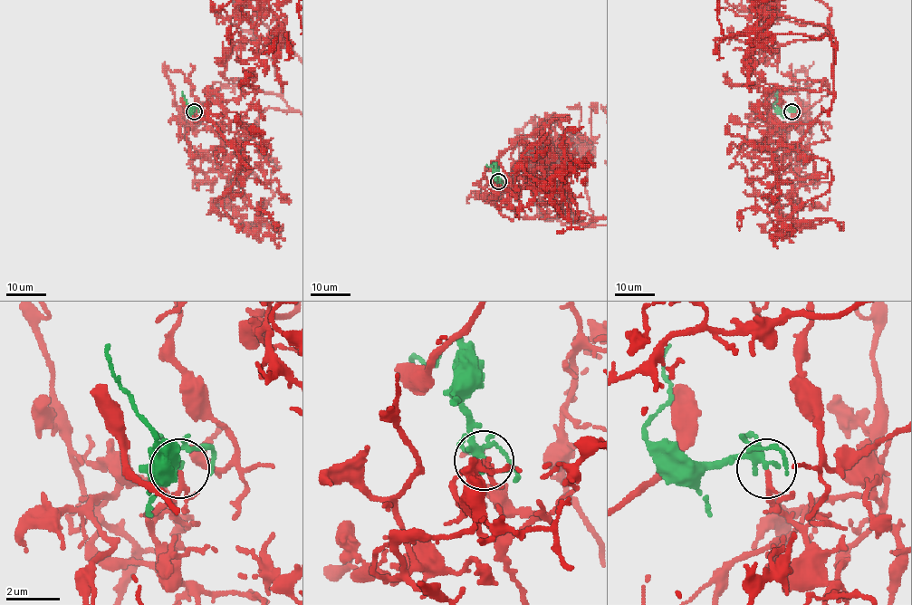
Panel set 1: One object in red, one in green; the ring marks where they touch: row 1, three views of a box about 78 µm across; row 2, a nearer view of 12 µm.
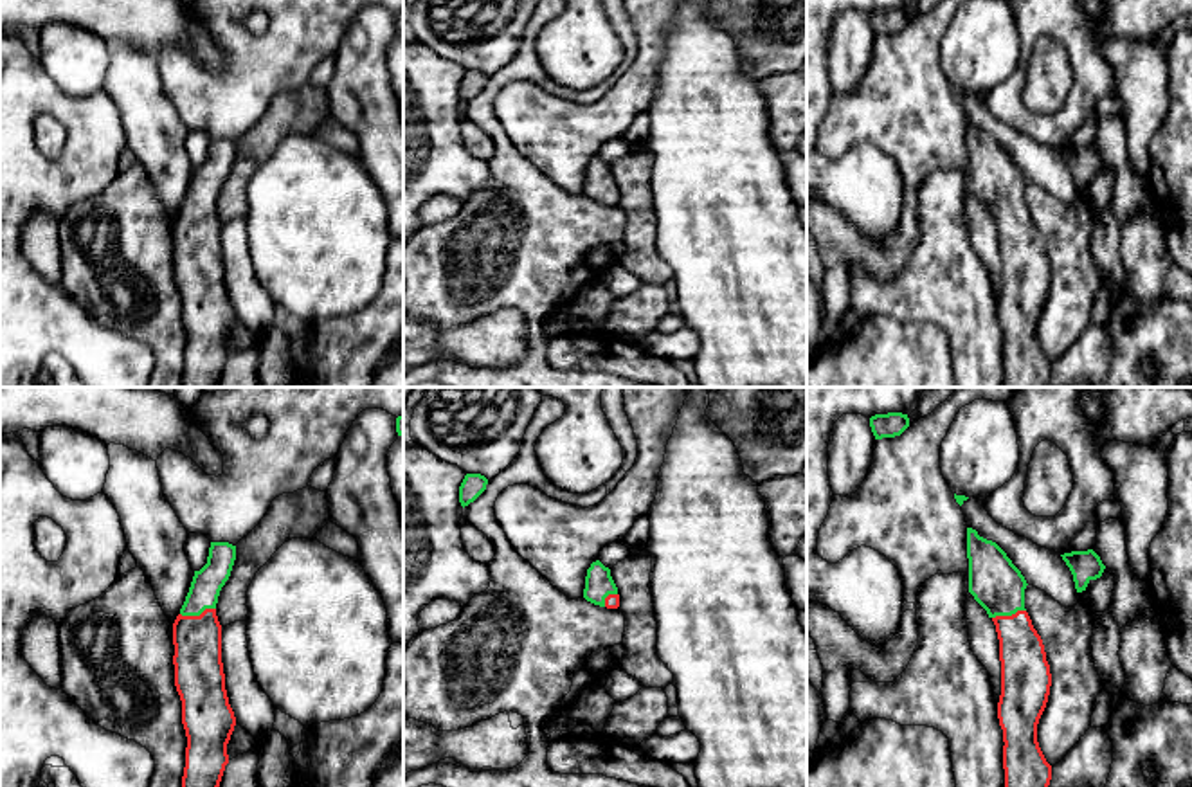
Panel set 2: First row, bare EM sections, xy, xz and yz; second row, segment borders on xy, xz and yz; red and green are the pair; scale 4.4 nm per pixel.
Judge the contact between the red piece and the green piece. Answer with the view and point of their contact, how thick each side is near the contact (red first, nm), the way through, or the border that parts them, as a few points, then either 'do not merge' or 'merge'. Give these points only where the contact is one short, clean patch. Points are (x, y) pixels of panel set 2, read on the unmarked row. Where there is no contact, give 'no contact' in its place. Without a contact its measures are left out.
contact xy (197, 213); calibres 220 and 140 nm; way xy (198, 269), (197, 213), (207, 179); merge

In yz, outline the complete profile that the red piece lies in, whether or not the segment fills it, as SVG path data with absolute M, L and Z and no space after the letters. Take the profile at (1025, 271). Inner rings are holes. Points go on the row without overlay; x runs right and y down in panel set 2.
M967 124L969 189L996 222L1001 258L1001 292L998 315L1003 326L1005 387L1048 387L1052 362L1039 339L1037 321L1046 304L1052 270L1041 232L1025 205L1026 176L1007 149L992 137Z

